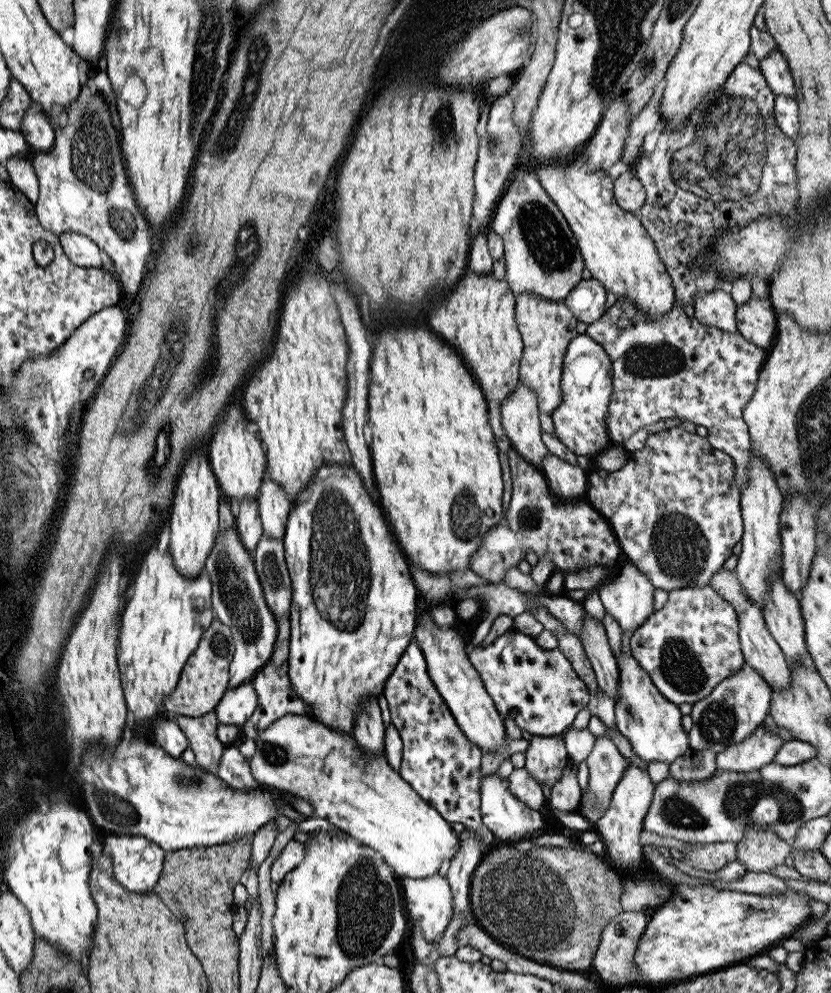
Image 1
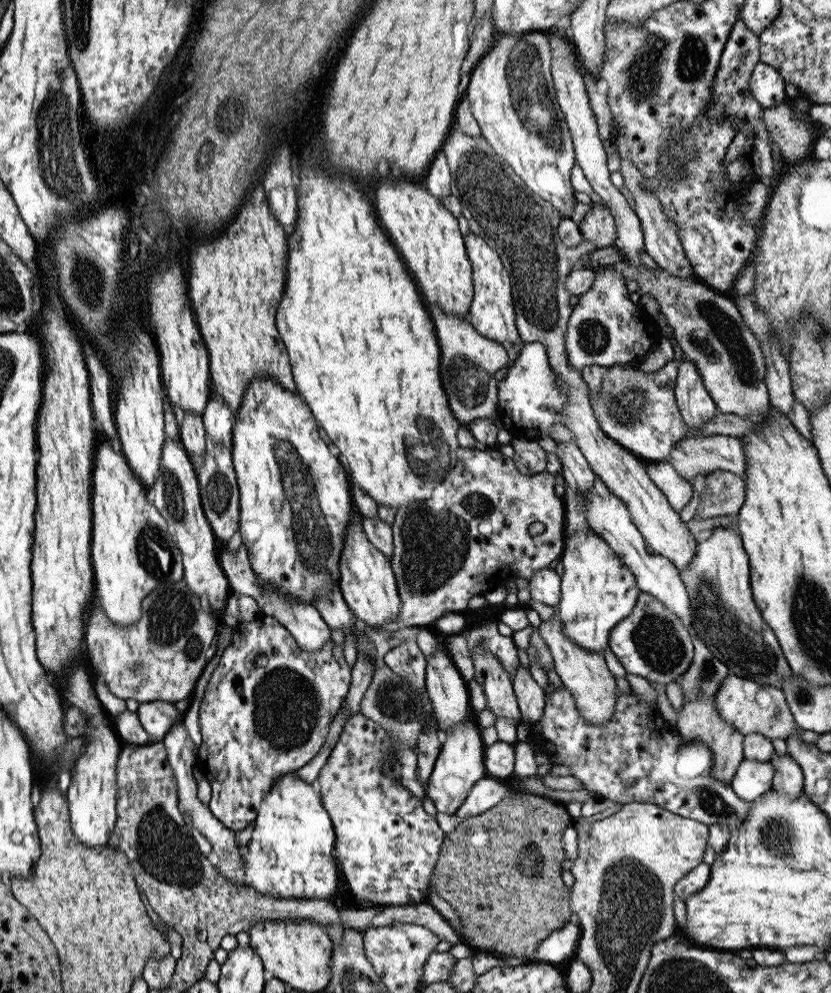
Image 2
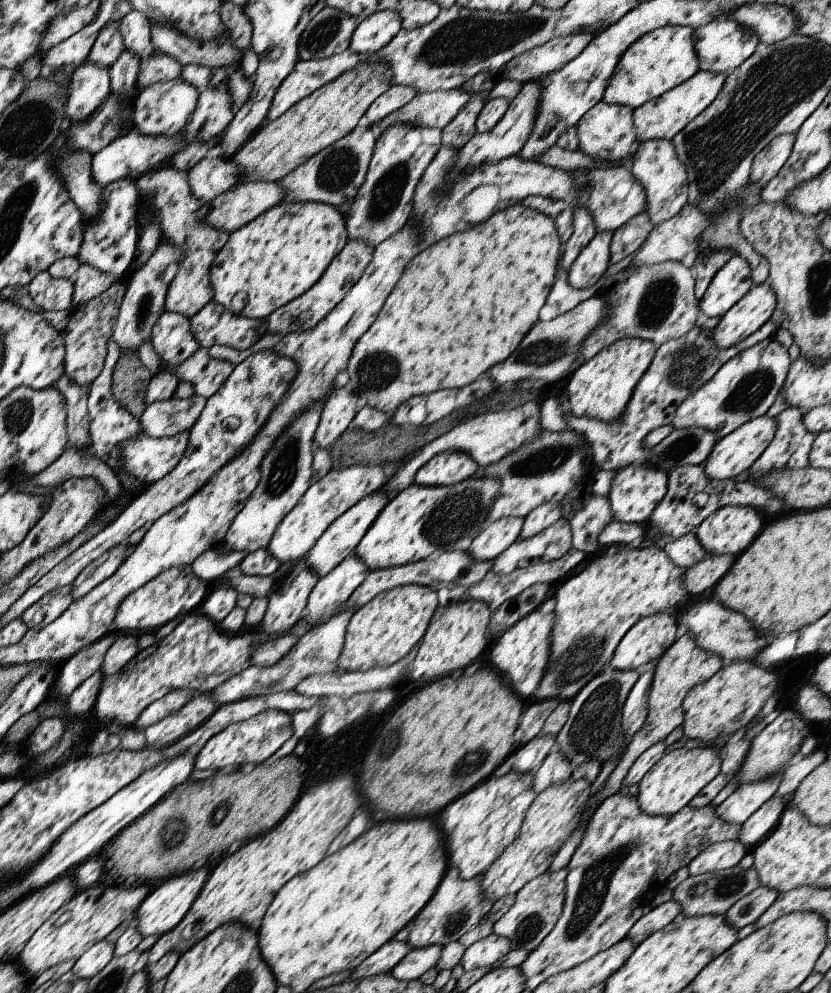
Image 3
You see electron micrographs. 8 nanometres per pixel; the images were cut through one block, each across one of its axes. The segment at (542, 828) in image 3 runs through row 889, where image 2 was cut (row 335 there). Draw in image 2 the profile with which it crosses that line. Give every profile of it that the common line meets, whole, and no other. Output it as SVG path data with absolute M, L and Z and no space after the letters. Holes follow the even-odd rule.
M474 233L465 236L467 254L472 264L474 281L474 303L468 312L467 320L474 329L488 340L496 340L503 346L510 347L525 344L520 337L520 331L516 327L516 313L512 289L512 278L506 271L505 265L498 255L486 242Z

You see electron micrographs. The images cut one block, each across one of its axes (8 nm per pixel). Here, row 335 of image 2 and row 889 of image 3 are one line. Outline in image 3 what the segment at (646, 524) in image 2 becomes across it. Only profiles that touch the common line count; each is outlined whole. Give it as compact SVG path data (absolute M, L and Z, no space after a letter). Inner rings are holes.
M568 867L558 872L548 872L534 878L516 893L514 905L493 924L493 932L510 940L512 951L532 952L550 932L562 914L565 902L565 880Z

